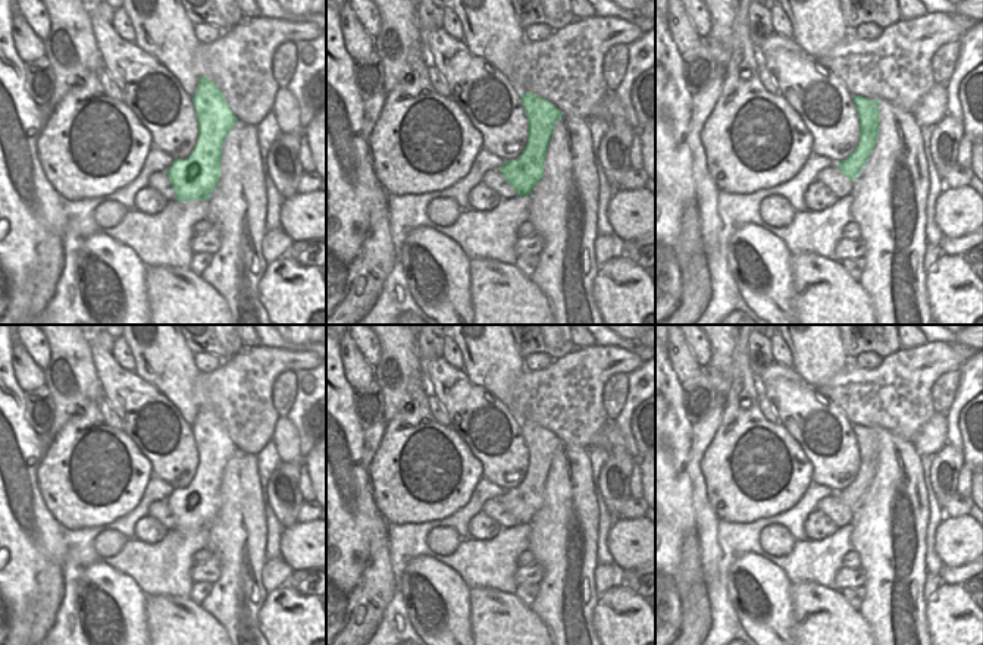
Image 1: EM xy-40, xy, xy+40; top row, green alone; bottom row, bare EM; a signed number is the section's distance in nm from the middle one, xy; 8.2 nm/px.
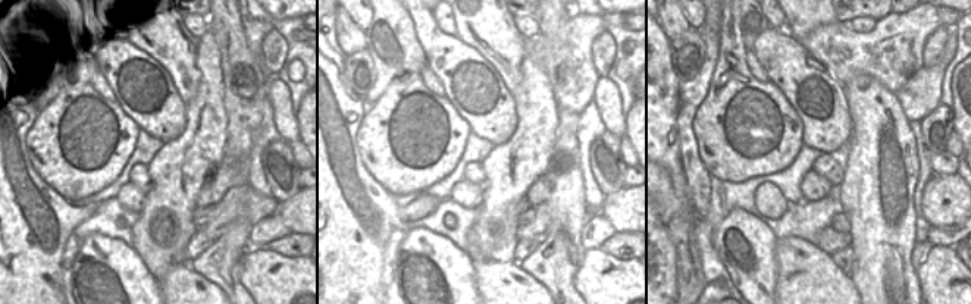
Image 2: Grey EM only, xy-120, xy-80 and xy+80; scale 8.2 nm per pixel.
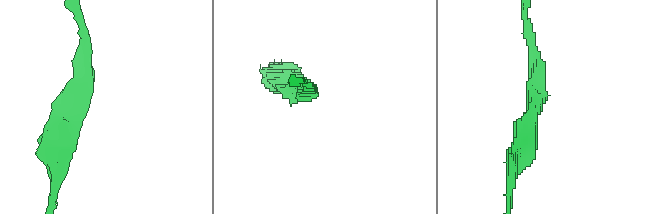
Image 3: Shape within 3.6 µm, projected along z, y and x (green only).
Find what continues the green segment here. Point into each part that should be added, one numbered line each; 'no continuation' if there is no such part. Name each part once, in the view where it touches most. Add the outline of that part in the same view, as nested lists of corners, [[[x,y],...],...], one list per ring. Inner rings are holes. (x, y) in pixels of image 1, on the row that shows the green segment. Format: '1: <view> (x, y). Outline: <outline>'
no continuation

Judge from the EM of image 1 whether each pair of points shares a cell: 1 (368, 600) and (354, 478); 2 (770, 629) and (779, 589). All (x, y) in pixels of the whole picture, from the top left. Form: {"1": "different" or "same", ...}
{"1": "same", "2": "same"}

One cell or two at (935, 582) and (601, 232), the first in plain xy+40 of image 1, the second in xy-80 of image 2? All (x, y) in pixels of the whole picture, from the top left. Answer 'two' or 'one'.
one

